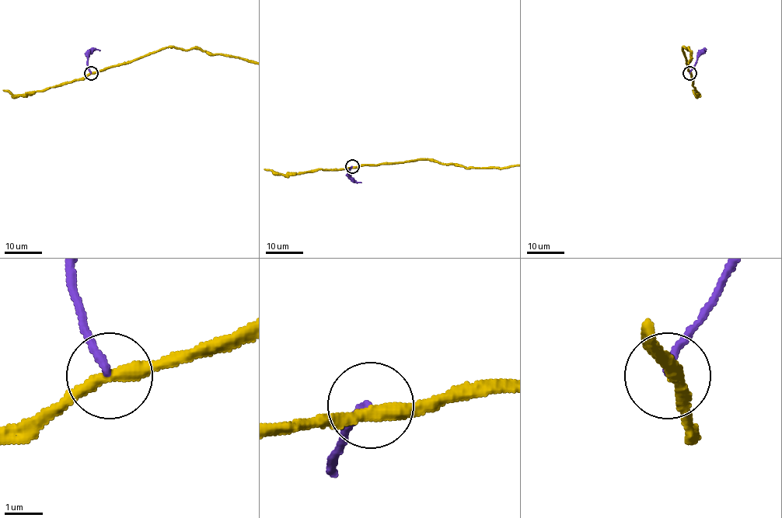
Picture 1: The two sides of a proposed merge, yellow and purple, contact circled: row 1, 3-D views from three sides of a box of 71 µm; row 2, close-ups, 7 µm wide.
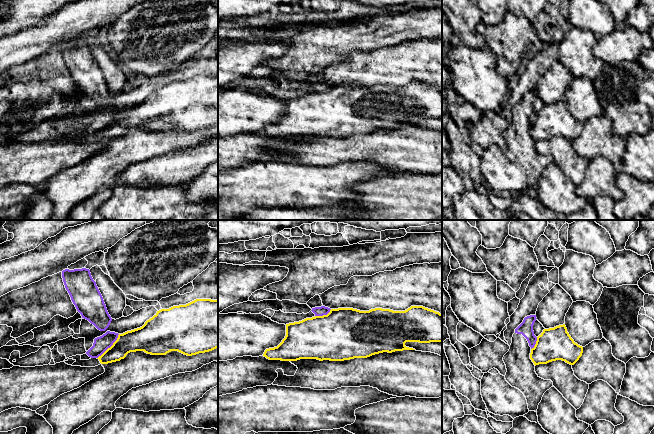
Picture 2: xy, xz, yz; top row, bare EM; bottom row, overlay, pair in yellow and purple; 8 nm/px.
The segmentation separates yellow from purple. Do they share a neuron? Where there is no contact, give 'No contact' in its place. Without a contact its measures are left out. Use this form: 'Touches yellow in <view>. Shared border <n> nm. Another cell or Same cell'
Touches yellow in xy. Shared border 260 nm. Another cell

